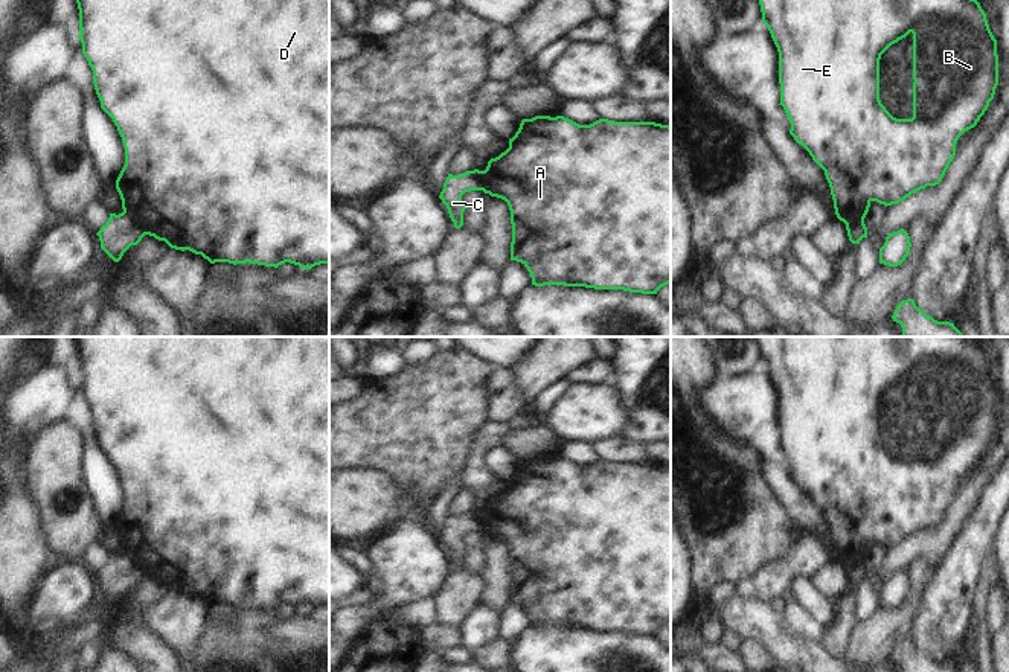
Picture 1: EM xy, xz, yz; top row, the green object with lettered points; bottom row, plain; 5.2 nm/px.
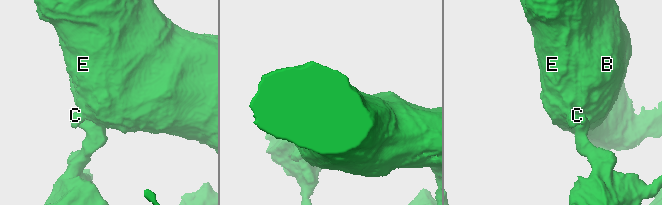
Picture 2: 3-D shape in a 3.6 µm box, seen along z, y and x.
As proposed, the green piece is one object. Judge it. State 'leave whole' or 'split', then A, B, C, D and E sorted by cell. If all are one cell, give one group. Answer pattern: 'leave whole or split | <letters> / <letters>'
split | A B D E / C

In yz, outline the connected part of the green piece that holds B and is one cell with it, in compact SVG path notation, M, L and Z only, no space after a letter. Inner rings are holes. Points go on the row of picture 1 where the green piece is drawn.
M759 0L762 23L768 27L779 52L780 104L791 123L790 134L802 145L812 160L825 171L831 187L835 215L846 226L864 221L870 203L892 206L904 201L911 194L936 186L942 181L956 155L959 137L974 128L994 99L998 85L998 55L986 14L977 0ZM913 34L913 117L893 117L879 101L879 59L895 43Z

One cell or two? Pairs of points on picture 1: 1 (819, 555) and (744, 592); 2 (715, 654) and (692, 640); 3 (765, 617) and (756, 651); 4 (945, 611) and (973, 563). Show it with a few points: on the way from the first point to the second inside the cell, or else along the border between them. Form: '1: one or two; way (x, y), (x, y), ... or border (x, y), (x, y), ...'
1: one; way (800, 563), (762, 587)
2: one; way (709, 654), (698, 646)
3: two; border (743, 642), (756, 642), (770, 656)
4: one; way (948, 599), (960, 575)

